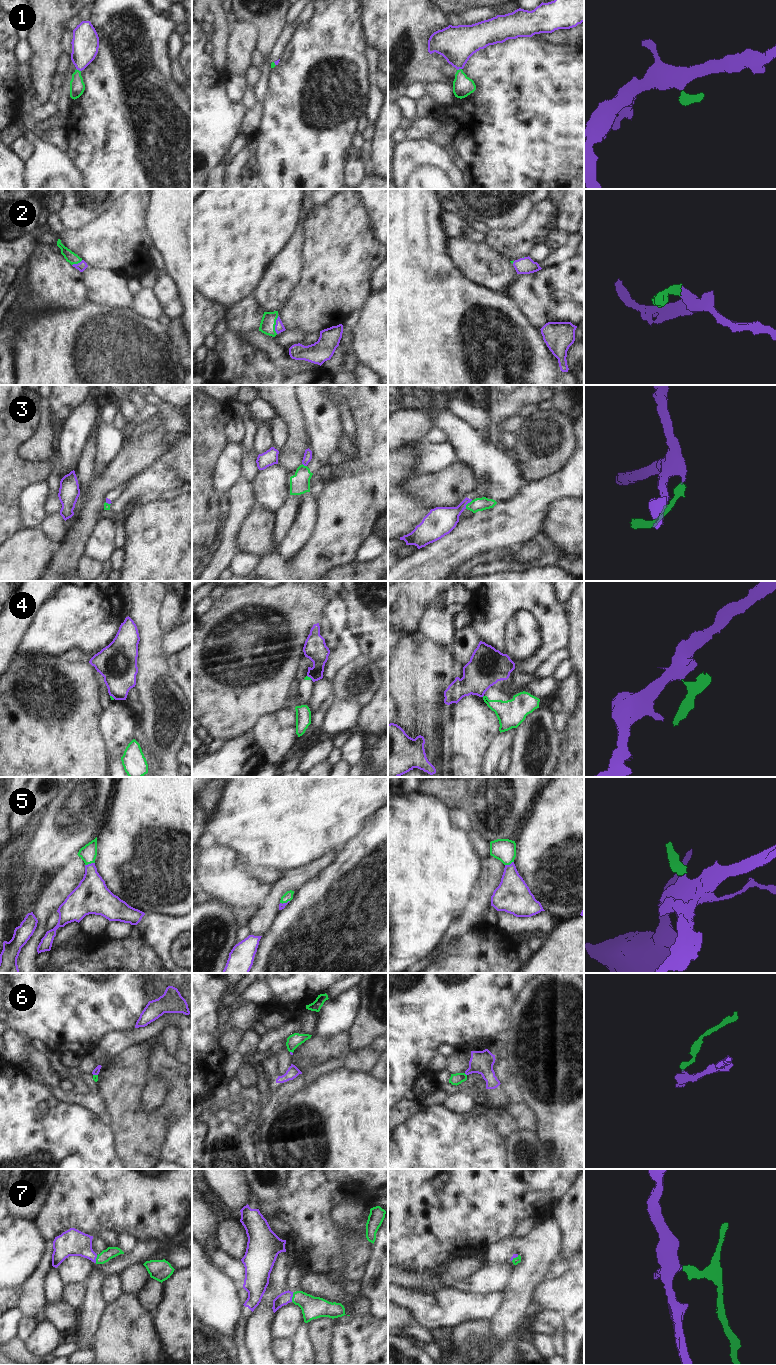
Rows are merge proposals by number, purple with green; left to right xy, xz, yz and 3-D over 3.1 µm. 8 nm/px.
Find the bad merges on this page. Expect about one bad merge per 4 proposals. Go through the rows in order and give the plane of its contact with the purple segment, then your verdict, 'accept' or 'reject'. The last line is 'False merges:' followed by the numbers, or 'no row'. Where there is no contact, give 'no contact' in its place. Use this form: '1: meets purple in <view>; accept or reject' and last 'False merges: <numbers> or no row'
1: meets purple in xy; accept
2: meets purple in xz; accept
3: meets purple in yz; reject
4: meets purple in xz; reject
5: meets purple in xy; accept
6: meets purple in xy; accept
7: meets purple in xz; accept
False merges: 3, 4

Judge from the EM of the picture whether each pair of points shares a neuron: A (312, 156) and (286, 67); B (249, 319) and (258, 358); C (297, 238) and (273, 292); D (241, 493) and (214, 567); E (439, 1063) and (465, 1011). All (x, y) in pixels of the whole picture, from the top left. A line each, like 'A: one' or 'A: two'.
A: one
B: one
C: one
D: one
E: two

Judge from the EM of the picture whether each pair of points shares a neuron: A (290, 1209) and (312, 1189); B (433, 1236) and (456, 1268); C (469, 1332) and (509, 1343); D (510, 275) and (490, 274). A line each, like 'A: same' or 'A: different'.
A: same
B: different
C: same
D: same

